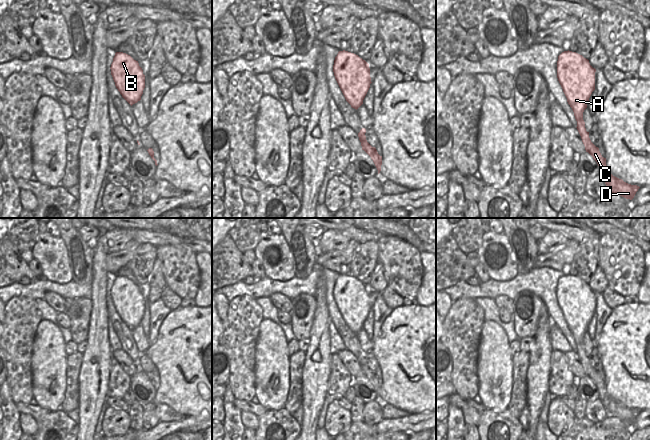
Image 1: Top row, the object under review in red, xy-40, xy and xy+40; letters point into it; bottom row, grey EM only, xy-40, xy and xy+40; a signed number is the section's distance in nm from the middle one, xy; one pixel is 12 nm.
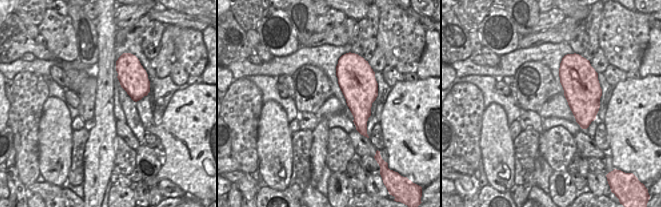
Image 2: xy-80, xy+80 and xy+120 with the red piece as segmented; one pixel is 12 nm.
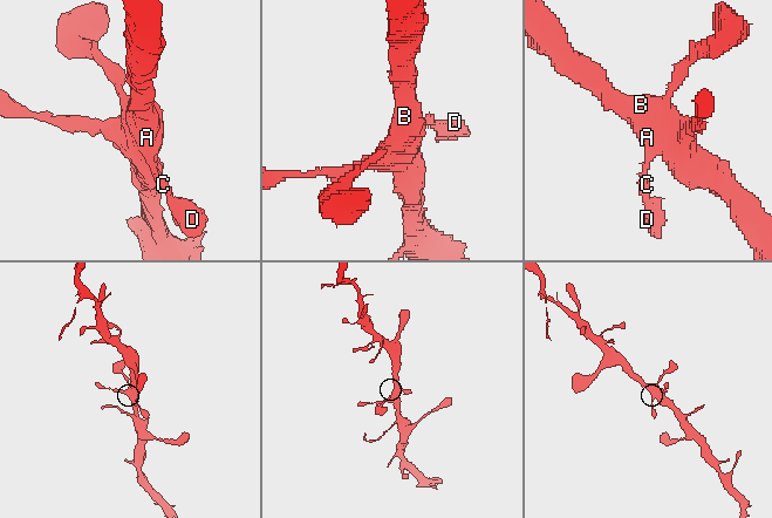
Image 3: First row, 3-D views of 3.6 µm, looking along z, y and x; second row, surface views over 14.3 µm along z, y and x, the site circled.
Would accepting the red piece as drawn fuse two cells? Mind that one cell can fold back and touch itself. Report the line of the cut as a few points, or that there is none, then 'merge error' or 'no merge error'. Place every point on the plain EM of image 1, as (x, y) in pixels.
no cut; no merge error

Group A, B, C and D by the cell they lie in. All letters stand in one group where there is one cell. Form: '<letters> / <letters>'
A B C D

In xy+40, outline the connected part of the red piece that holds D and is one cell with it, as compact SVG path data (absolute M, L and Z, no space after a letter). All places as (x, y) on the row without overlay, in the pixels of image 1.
M564 275L558 280L557 302L567 322L567 326L574 336L577 345L577 354L581 360L582 366L588 376L599 390L599 399L605 406L609 416L632 424L640 412L637 409L631 409L613 400L606 389L599 372L596 371L589 362L589 356L586 355L583 344L583 336L587 332L589 322L595 314L595 296L589 284L582 279Z

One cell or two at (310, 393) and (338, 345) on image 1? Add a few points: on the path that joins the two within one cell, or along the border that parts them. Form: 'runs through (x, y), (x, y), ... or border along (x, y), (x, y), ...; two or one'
border along (328, 328), (329, 344), (333, 351); two

